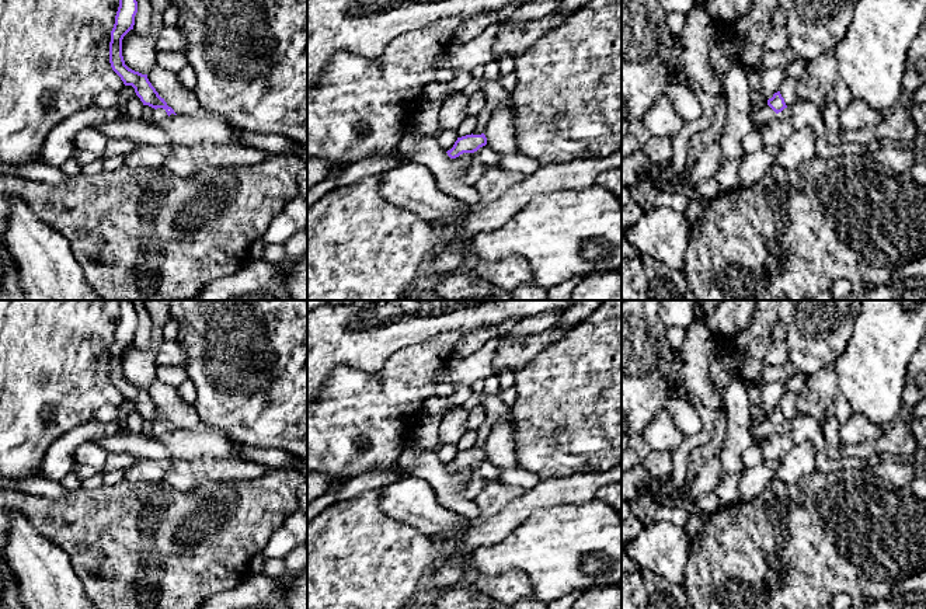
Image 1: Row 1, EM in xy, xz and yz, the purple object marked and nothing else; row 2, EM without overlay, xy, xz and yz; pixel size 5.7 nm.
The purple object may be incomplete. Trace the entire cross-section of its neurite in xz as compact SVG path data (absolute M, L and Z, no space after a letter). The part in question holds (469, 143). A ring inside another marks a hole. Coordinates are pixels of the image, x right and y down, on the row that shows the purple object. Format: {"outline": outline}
{"outline": "M471 133L471 135L457 138L453 147L448 150L446 153L450 159L456 159L463 153L474 153L485 145L487 145L487 138L484 133L481 135Z"}

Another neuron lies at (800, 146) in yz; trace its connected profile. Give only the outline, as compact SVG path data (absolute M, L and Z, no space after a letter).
M801 125L779 143L779 154L774 164L784 170L793 170L817 156L817 133L812 128Z

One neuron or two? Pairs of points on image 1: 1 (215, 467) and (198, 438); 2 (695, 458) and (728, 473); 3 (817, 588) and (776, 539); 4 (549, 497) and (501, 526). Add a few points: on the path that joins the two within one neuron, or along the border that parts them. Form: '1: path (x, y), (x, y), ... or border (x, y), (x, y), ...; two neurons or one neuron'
1: border (237, 458), (198, 456), (176, 459); two neurons
2: border (727, 423), (724, 439), (717, 455); two neurons
3: path (804, 576), (787, 559), (787, 552); one neuron
4: path (538, 497), (512, 515); one neuron

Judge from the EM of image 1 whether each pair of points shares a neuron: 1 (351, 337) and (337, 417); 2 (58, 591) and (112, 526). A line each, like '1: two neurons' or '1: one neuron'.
1: two neurons
2: two neurons

